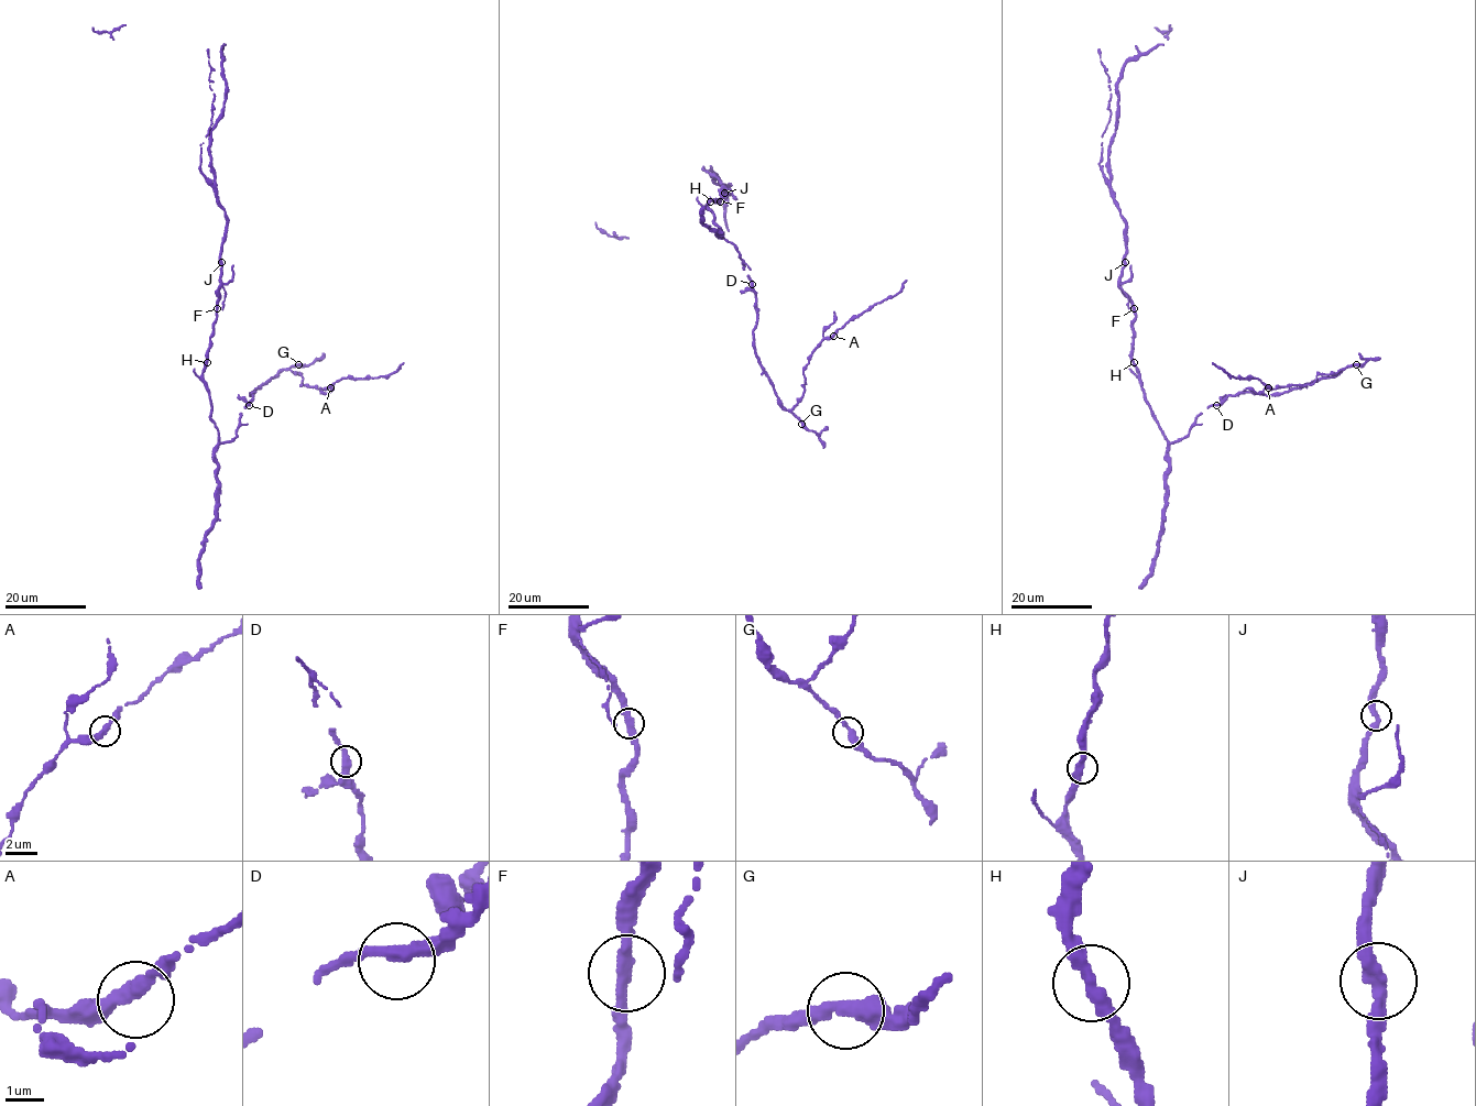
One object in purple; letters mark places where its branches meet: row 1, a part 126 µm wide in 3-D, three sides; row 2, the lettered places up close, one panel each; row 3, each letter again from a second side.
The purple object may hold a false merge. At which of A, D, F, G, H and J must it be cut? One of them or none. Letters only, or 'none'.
none

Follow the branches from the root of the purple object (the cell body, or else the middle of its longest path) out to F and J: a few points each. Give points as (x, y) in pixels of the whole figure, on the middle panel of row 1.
F: (706, 206), (711, 199), (720, 201)
J: (706, 206), (711, 199), (719, 203), (723, 188), (724, 193)

